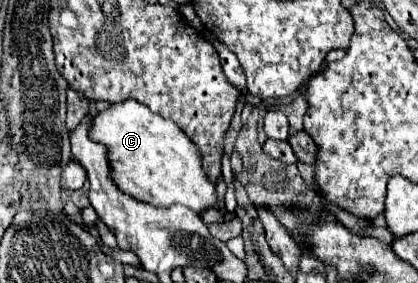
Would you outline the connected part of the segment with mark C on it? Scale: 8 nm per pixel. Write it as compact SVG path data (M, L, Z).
M134 99L112 103L92 119L88 137L108 149L110 179L122 193L156 207L180 203L196 213L218 205L216 189L200 167L196 145L178 129L178 125L152 113L146 105Z

